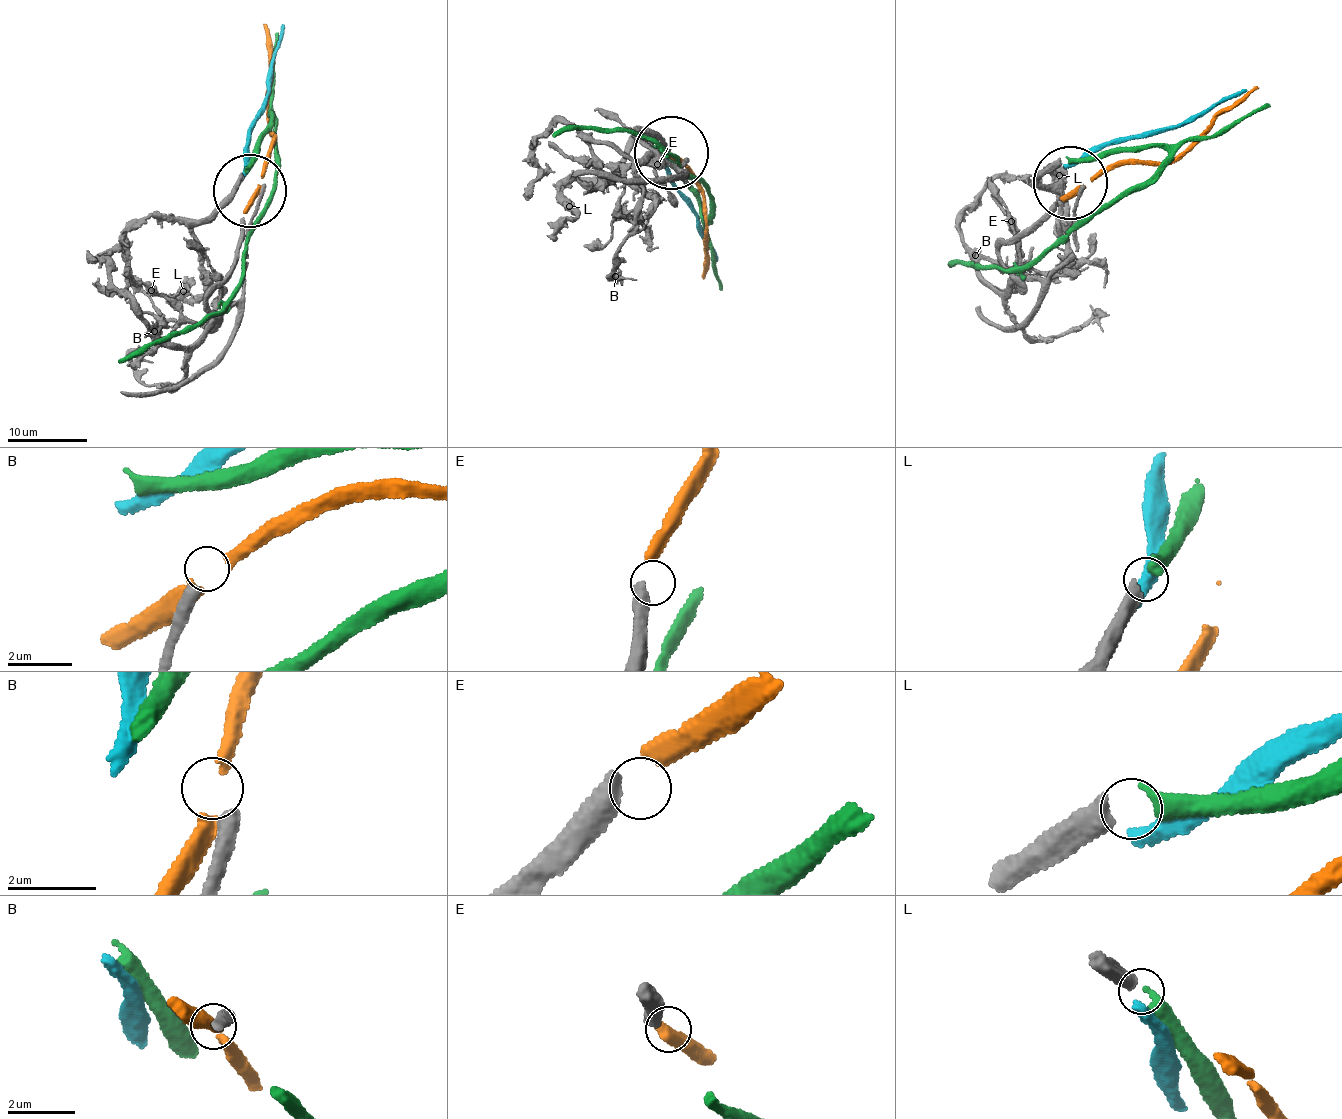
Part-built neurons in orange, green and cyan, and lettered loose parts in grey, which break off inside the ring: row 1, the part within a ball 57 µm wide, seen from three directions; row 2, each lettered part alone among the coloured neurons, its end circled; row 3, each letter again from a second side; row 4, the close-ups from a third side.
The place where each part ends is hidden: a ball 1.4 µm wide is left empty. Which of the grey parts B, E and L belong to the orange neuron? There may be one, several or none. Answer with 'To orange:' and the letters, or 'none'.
To orange: E

